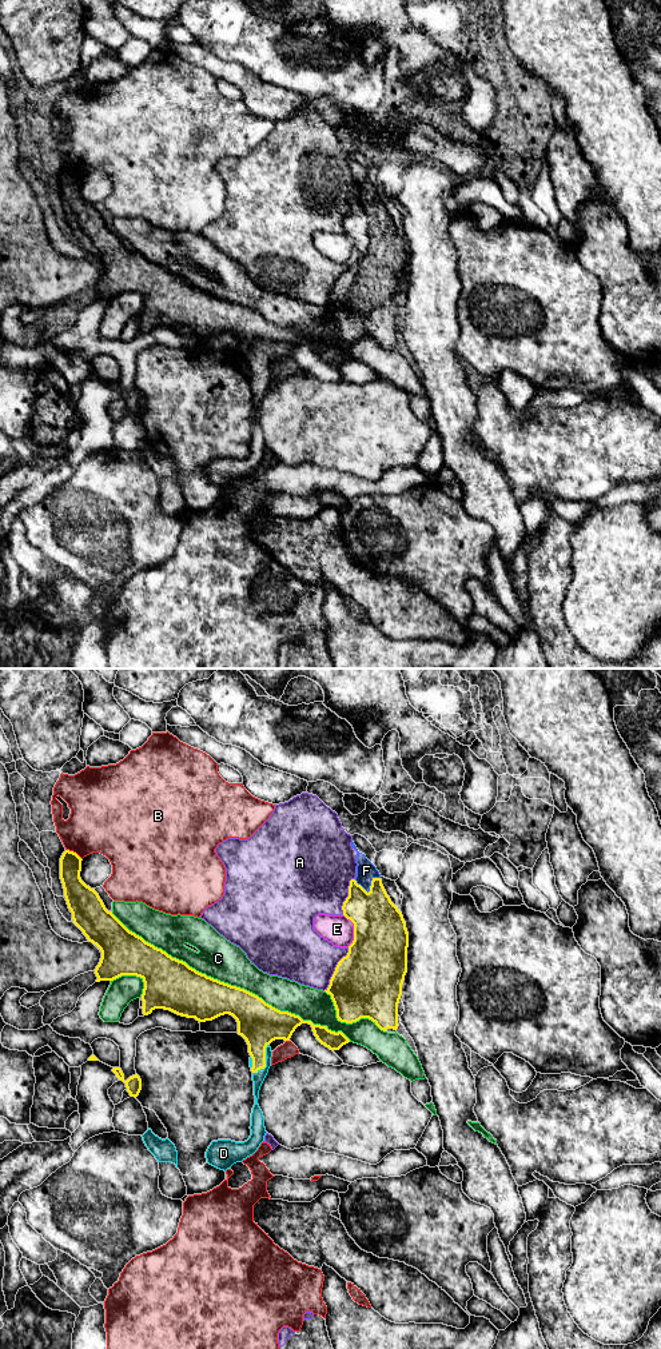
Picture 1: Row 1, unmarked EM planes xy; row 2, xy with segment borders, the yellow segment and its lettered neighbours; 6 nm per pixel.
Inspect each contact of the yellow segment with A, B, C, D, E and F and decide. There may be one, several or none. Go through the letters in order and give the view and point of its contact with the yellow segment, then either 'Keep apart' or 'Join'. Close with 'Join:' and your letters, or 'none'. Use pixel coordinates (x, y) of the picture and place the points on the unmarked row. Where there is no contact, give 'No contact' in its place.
A: Touches yellow at xy (335, 286). Keep apart
B: Touches yellow at xy (74, 170). Keep apart
C: Touches yellow at xy (230, 302). Keep apart
D: Touches yellow at xy (265, 378). Join
E: Touches yellow at xy (354, 247). Join
F: Touches yellow at xy (370, 206). Join
Join: D, E, F

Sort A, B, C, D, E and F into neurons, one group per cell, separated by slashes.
A / B / C / D E F

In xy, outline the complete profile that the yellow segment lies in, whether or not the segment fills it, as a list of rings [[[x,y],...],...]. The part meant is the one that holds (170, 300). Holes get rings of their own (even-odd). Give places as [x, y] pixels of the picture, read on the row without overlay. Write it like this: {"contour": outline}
{"contour": [[[65,167],[60,175],[60,196],[73,240],[101,268],[95,286],[96,299],[114,298],[122,292],[140,294],[144,299],[144,332],[155,326],[164,326],[206,339],[230,331],[238,339],[238,351],[248,362],[255,412],[251,452],[244,459],[212,458],[206,468],[207,479],[226,488],[252,472],[264,458],[267,448],[258,415],[271,383],[270,360],[275,356],[290,358],[302,340],[308,340],[316,356],[330,367],[339,367],[350,356],[342,348],[335,350],[327,343],[303,338],[299,332],[272,324],[244,306],[207,294],[146,259],[108,228],[95,205],[81,197],[81,177],[76,169]]]}

